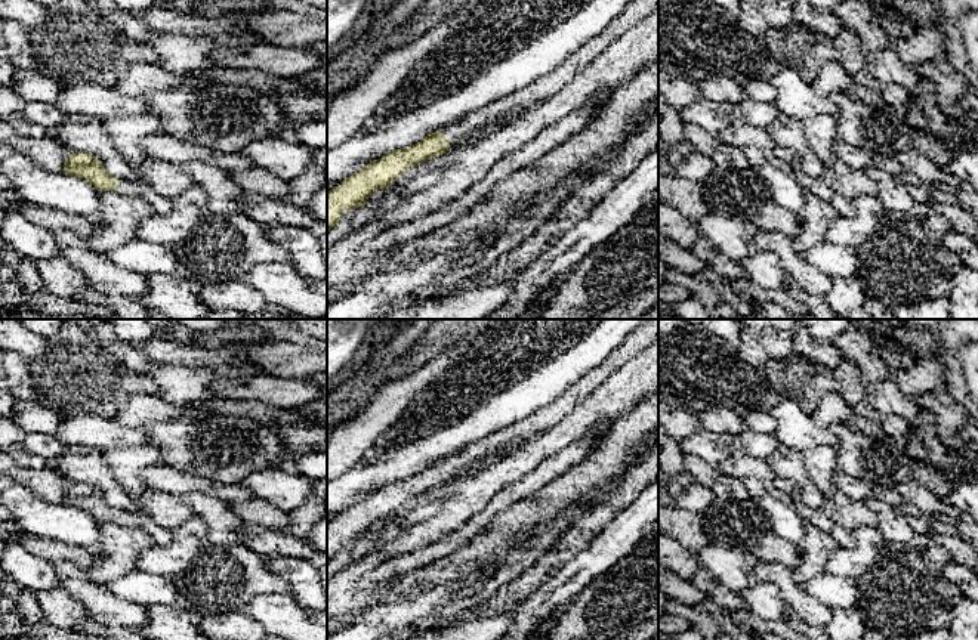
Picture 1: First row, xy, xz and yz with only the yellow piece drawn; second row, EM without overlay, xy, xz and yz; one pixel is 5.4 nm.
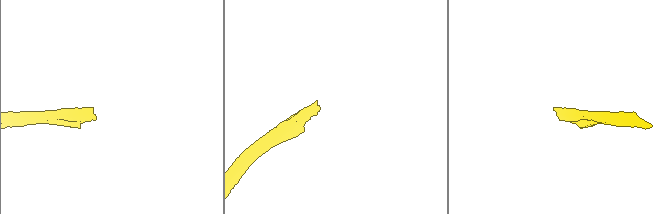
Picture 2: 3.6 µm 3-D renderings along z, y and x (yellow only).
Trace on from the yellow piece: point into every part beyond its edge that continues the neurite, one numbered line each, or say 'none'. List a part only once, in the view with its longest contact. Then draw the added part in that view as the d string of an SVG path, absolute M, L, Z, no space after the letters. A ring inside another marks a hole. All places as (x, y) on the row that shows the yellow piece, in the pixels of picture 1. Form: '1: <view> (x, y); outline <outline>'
1: xz (497, 113); outline M632 0L599 35L565 58L562 64L547 75L540 77L531 84L497 101L491 101L456 123L442 127L441 133L450 140L447 154L469 146L473 143L471 140L472 136L478 140L488 135L490 127L499 129L556 95L581 69L590 65L613 41L620 38L632 27L636 27L657 9L658 0Z

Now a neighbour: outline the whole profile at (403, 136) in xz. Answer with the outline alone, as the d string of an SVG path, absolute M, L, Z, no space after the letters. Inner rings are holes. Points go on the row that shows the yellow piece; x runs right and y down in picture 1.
M590 0L562 22L546 28L493 67L441 98L392 120L365 123L327 151L327 192L364 166L420 142L425 136L547 75L565 58L599 35L632 0Z

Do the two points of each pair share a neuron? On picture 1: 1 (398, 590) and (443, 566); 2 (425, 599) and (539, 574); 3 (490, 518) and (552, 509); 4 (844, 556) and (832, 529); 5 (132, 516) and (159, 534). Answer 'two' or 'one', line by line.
1: one
2: two
3: two
4: two
5: one

